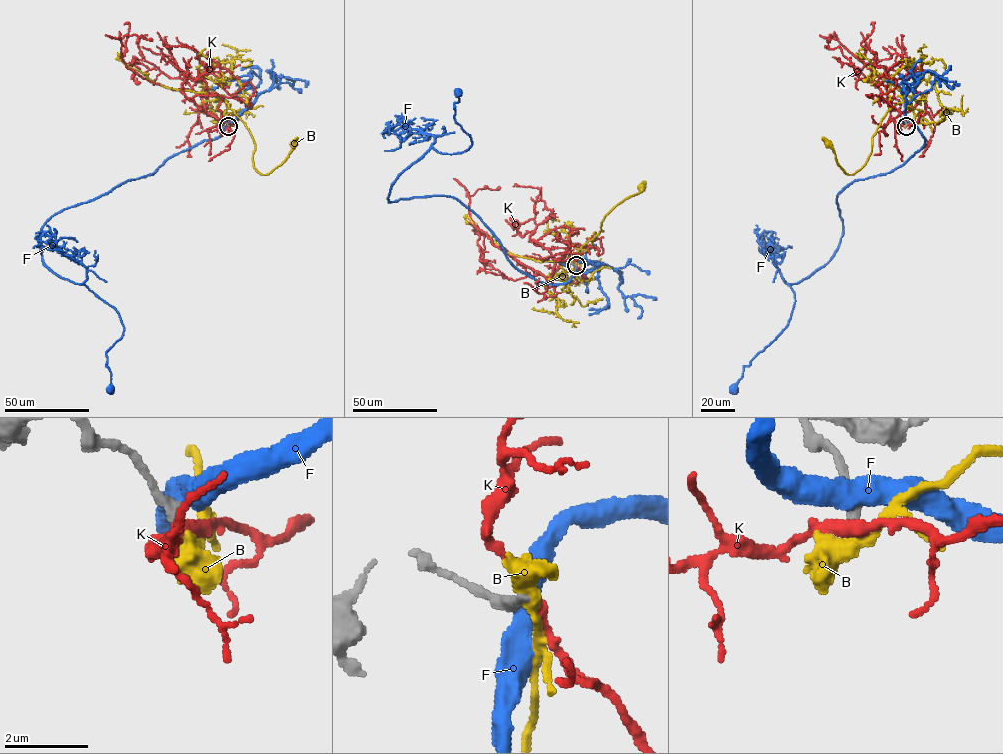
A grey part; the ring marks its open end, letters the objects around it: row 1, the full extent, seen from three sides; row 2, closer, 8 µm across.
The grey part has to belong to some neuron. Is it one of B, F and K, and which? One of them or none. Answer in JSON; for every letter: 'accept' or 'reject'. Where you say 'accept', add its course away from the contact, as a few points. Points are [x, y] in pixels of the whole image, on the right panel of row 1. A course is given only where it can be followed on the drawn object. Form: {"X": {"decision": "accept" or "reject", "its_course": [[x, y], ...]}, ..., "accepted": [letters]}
{"B": {"decision": "reject"}, "F": {"decision": "reject"}, "K": {"decision": "reject"}, "accepted": []}

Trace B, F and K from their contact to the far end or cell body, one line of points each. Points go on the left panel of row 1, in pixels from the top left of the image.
B: (227, 125), (224, 113), (226, 101), (252, 137), (253, 166), (262, 174), (280, 165), (293, 143)
F: (227, 123), (151, 174), (56, 213), (40, 230), (42, 262), (118, 313), (122, 336), (106, 353), (110, 388)
K: (227, 125), (206, 110), (194, 91), (152, 83), (126, 66), (121, 54), (125, 35), (152, 40)

